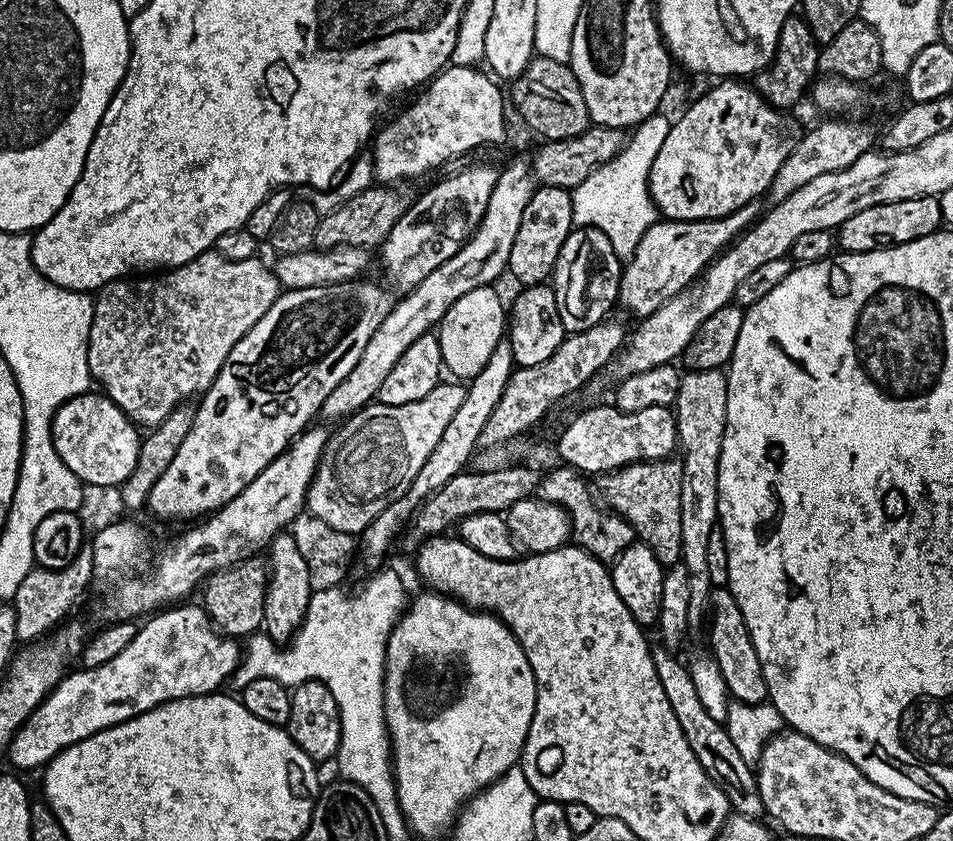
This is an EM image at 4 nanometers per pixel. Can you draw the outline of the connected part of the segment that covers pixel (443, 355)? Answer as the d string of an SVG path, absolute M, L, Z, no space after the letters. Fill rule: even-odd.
M495 287L475 288L470 294L462 294L450 310L446 310L438 325L440 341L440 358L445 369L453 372L453 377L471 378L490 362L490 354L494 346L506 336L506 304L500 301Z

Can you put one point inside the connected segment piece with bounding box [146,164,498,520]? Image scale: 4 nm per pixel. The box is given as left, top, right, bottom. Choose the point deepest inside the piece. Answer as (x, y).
(278, 375)

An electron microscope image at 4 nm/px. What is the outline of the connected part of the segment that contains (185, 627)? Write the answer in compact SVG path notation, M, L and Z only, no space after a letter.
M185 603L183 606L168 606L147 619L137 627L134 642L121 650L110 662L93 668L77 667L69 671L52 687L52 692L26 718L24 725L12 735L12 741L6 753L6 759L16 768L43 769L62 750L74 746L82 738L90 738L110 726L118 726L146 710L154 710L159 704L165 704L178 698L191 696L211 696L219 693L242 659L242 648L231 636L225 636L204 611L203 607Z

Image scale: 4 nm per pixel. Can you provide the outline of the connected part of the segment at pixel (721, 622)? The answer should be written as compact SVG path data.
M727 586L713 587L710 616L711 612L712 629L708 632L707 643L710 645L712 657L718 662L718 670L722 670L722 678L726 678L729 697L747 704L765 703L768 700L768 687L762 674L762 662L758 662L754 642L746 630L746 618L742 618L742 610L738 610L738 602Z

